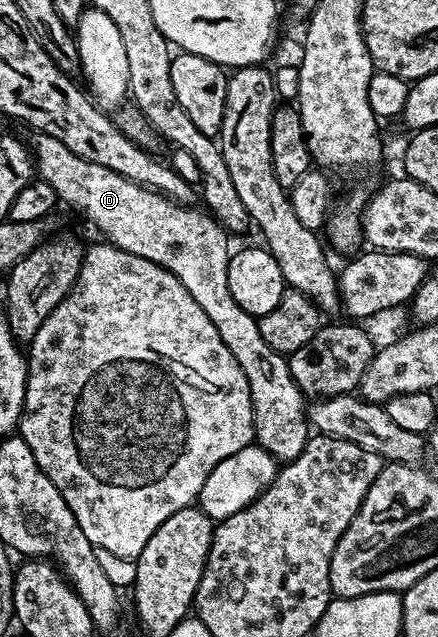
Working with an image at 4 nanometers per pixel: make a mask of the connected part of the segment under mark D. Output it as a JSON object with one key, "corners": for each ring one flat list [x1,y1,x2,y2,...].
{"corners":[[37,134,36,147,34,143,34,167,39,178,54,189,57,200,61,204,69,203,76,211,81,211,98,230,103,238,112,246,134,253,138,257,146,257,146,261,154,261,158,266,165,267,182,285,186,285,186,293,202,305,202,313,214,321,214,329,218,329,218,337,234,353,234,361,246,373,246,385,250,385,250,401,252,402,252,429,255,442,263,451,270,452,277,461,291,461,297,459,306,449,310,438,310,424,306,410,306,396,298,389,294,377,288,368,288,360,285,356,278,354,270,345,266,345,265,339,260,332,260,324,257,316,246,313,238,301,230,293,230,281,228,280,228,251,229,232,205,210,199,206,187,203,176,203,166,195,159,195,157,191,151,191,148,187,138,185,118,173,114,169,106,169,106,165,94,165,78,153,70,153,58,137]]}

